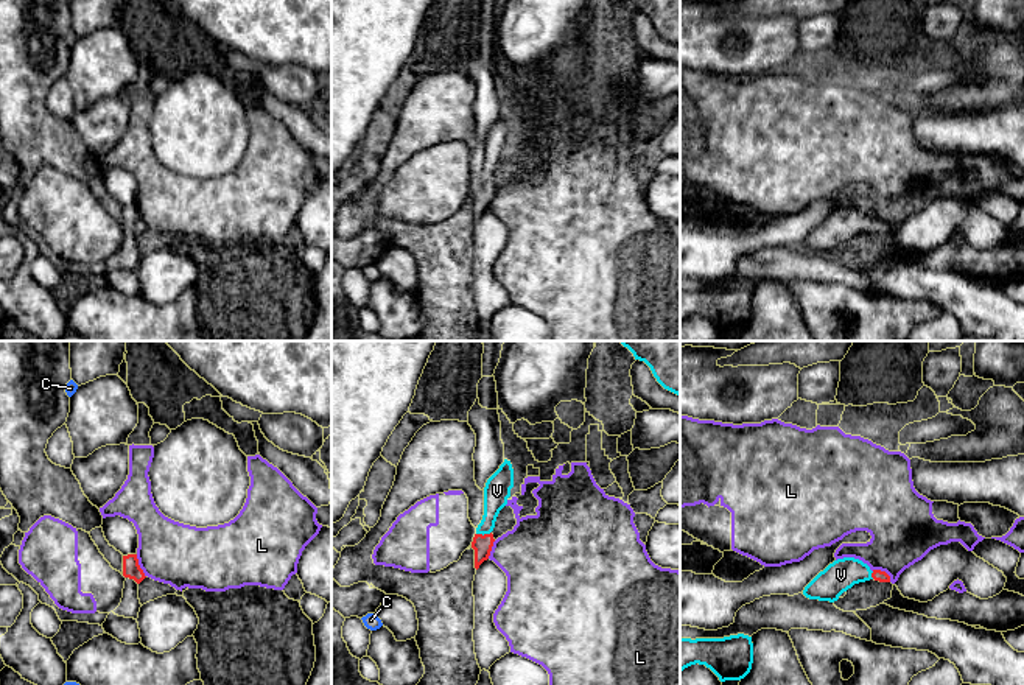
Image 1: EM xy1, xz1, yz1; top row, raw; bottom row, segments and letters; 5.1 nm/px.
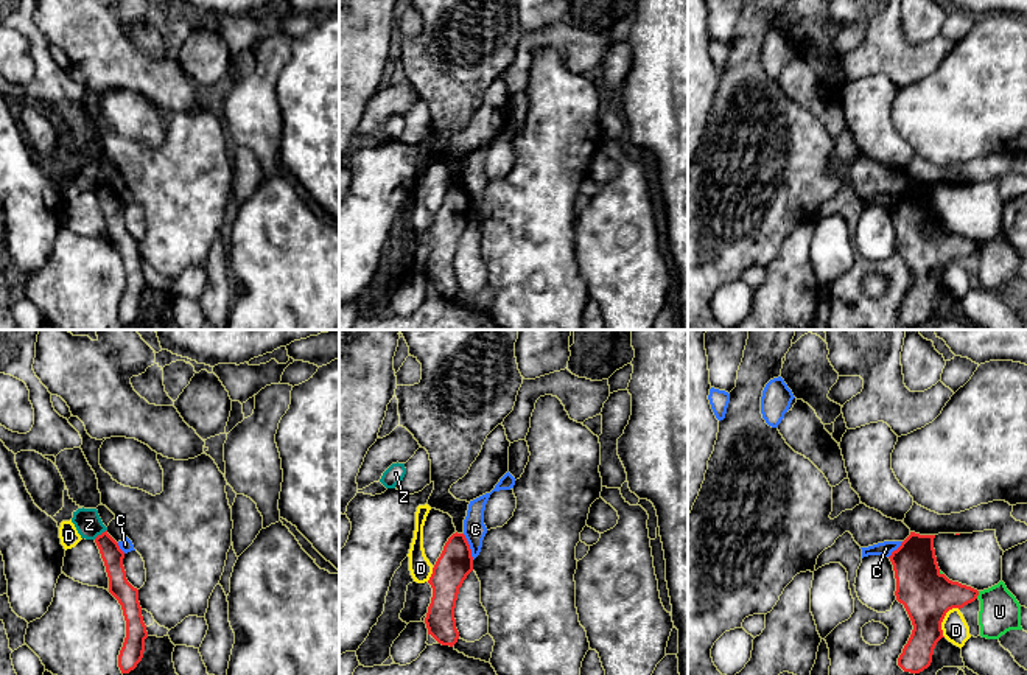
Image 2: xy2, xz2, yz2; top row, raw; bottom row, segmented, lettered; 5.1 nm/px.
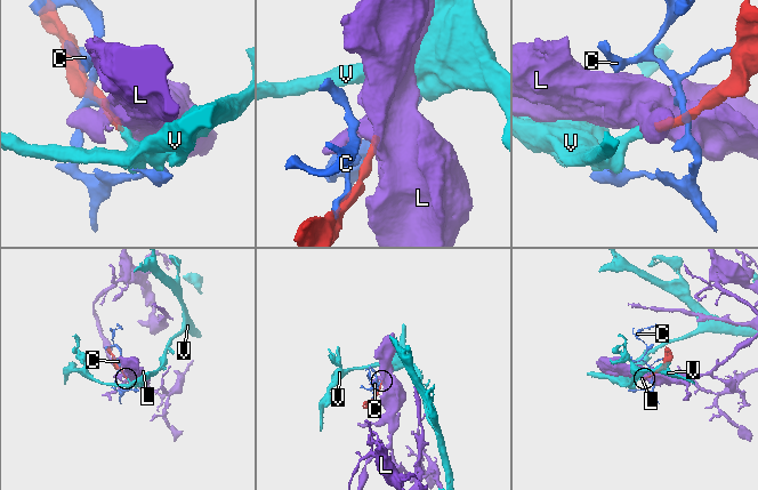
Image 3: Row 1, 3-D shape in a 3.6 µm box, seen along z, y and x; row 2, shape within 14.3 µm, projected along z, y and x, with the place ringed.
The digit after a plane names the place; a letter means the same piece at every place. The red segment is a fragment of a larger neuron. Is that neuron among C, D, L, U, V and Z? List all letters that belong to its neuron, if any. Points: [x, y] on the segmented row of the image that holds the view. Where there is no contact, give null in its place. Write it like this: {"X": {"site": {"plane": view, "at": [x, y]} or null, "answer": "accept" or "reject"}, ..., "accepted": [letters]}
{"C": {"site": {"plane": "xz2", "at": [469, 546]}, "answer": "reject"}, "D": {"site": {"plane": "yz2", "at": [943, 618]}, "answer": "reject"}, "L": {"site": {"plane": "yz1", "at": [883, 572]}, "answer": "reject"}, "U": {"site": {"plane": "yz2", "at": [977, 594]}, "answer": "reject"}, "V": {"site": {"plane": "xz1", "at": [481, 534]}, "answer": "accept"}, "Z": {"site": {"plane": "xy2", "at": [101, 534]}, "answer": "reject"}, "accepted": ["V"]}

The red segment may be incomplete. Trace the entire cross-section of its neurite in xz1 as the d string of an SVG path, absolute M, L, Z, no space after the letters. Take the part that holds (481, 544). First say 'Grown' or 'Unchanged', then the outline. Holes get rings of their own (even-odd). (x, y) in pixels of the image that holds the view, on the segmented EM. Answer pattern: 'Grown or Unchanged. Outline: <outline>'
Grown. Outline: M504 459L500 469L487 480L484 487L484 515L472 542L476 570L490 556L495 542L492 531L500 511L507 504L512 487L514 469L510 461Z

